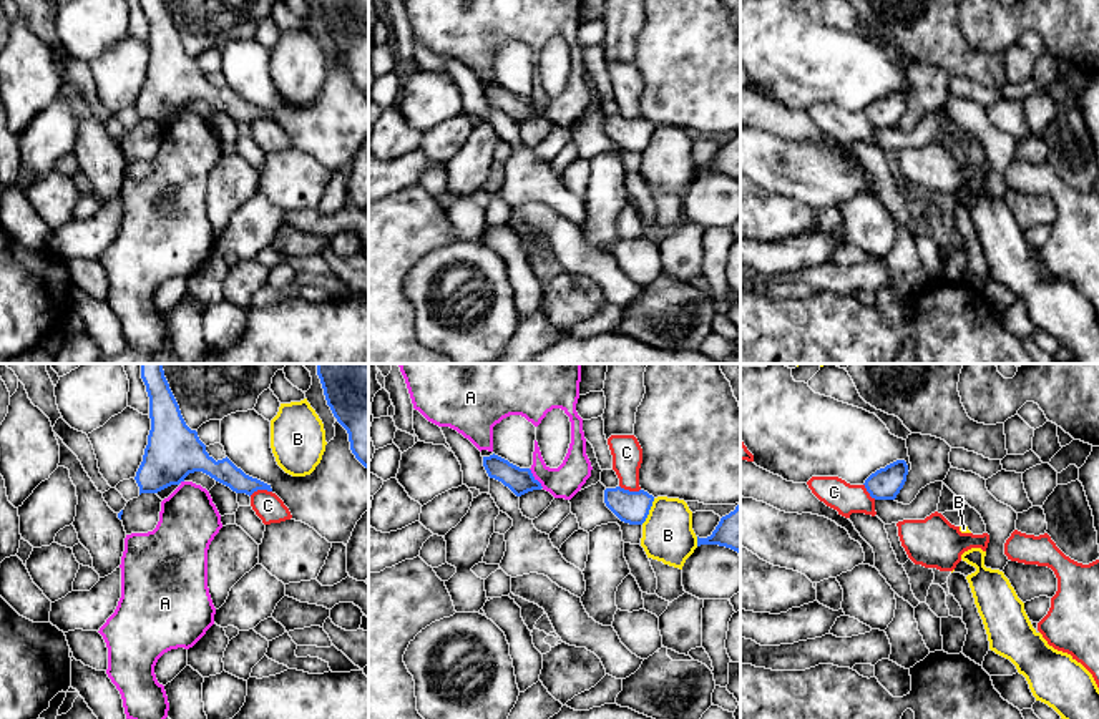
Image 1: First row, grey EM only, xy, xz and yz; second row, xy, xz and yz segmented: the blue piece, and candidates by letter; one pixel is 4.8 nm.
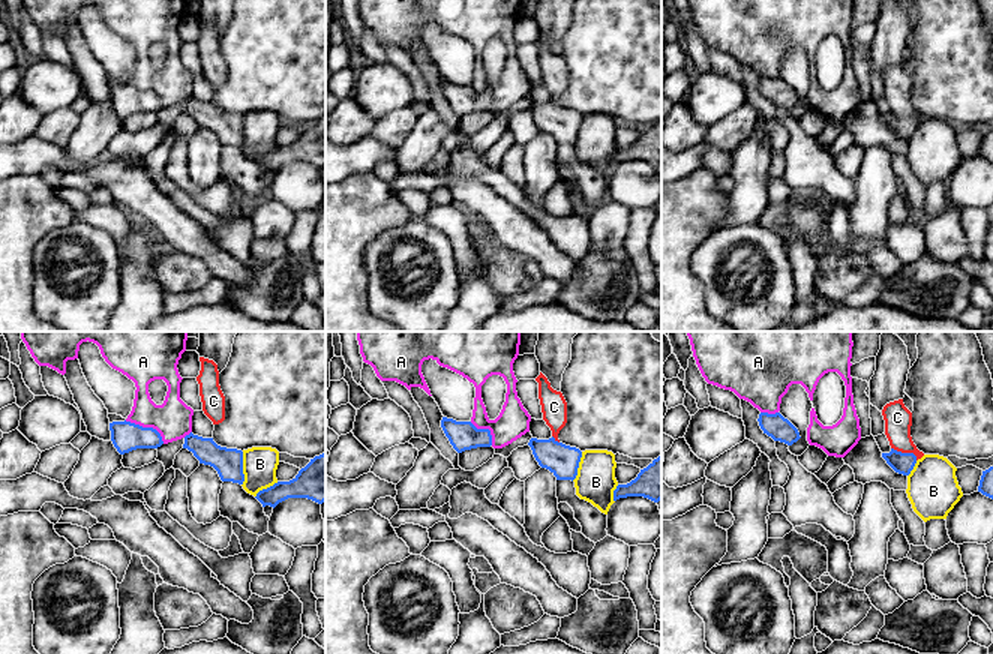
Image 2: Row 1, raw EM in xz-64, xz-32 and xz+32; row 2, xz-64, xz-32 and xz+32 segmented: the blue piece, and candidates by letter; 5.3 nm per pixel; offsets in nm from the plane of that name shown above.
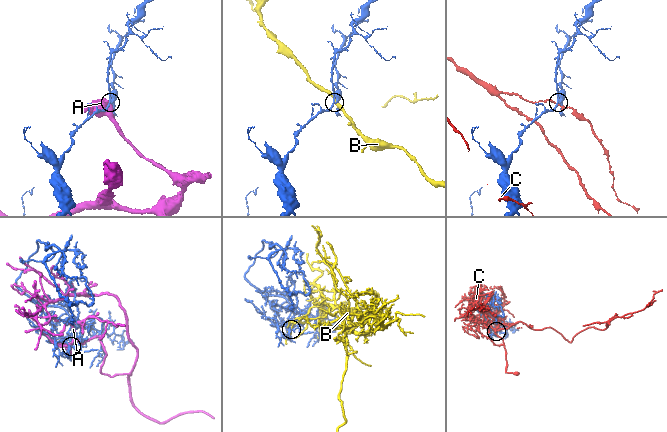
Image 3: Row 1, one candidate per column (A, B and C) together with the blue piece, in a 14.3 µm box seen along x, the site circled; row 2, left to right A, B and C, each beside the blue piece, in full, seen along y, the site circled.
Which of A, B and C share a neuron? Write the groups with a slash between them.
A / B / C

